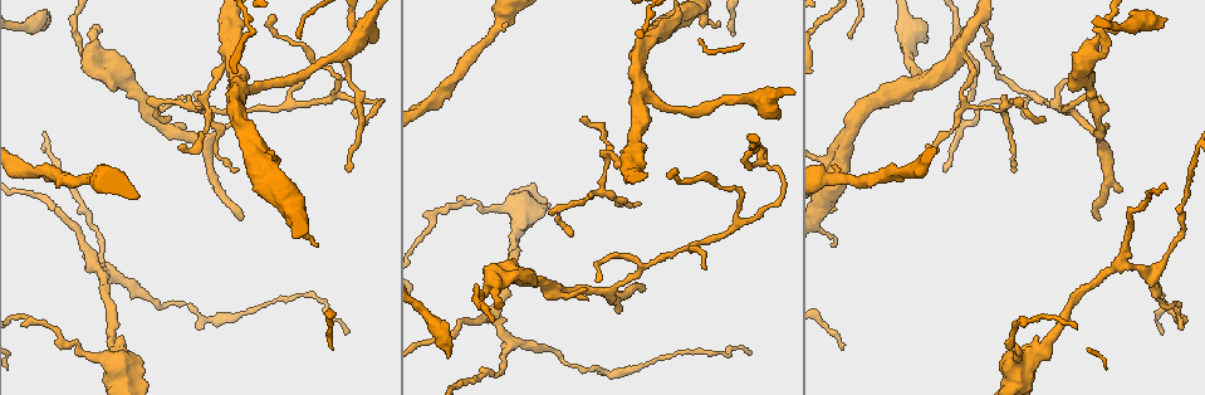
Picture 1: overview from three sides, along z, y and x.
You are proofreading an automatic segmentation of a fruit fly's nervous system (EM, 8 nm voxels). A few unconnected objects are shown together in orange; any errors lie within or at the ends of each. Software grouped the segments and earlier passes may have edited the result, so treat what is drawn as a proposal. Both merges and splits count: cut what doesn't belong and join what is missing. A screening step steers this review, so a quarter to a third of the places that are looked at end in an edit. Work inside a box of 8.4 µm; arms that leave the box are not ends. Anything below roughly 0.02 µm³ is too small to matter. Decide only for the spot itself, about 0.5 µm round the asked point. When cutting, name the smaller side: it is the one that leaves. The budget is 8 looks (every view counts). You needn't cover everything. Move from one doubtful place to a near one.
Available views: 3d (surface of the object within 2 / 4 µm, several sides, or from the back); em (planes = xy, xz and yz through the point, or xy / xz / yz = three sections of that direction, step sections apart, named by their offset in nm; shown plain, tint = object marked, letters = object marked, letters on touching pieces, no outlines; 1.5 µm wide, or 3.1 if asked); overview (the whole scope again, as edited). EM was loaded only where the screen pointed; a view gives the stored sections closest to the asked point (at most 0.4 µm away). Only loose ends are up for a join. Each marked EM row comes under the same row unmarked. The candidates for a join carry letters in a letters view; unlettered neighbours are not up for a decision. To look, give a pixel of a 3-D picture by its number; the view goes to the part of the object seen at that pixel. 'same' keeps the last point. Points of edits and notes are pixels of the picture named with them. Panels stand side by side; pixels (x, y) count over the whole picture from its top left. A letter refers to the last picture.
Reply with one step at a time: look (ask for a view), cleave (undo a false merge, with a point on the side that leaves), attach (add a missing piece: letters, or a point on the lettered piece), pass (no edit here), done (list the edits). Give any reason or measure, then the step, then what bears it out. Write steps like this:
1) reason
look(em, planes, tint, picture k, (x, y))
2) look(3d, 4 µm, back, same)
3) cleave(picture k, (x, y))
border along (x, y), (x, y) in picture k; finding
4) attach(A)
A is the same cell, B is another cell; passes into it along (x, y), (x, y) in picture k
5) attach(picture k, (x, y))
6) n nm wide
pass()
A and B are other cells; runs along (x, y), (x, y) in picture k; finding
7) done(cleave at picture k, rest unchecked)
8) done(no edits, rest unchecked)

tapers out
look(3d, 2 µm, picture 1, (1010, 170))

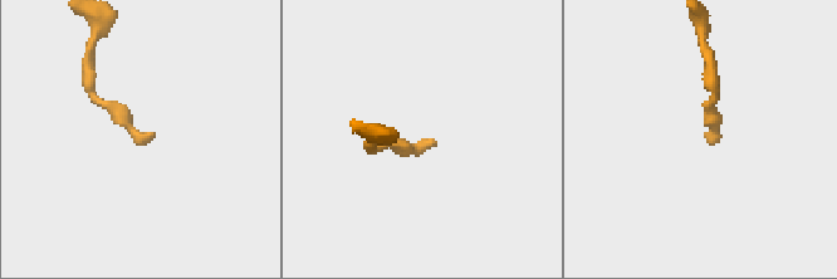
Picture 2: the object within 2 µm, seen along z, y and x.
look(em, planes, letters, picture 2, (432, 141))

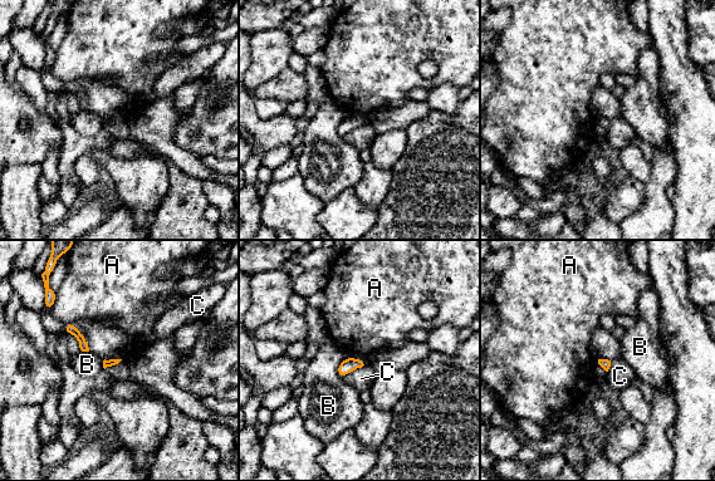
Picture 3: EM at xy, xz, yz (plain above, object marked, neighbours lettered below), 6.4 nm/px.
pass()
A, B and C are other cells; border along (363, 364), (352, 369), (343, 378) in picture 3; none of them fits

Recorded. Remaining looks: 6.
sudden change in width
look(3d, 4 µm, picture 1, (829, 181))

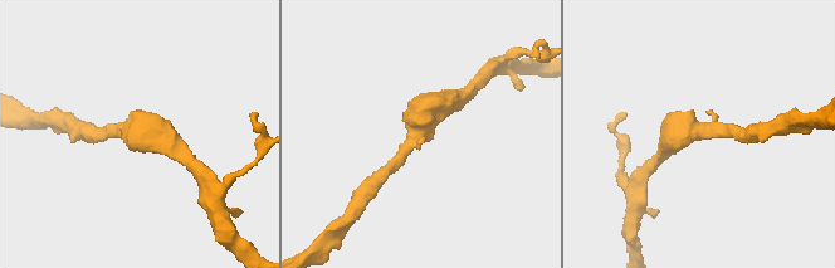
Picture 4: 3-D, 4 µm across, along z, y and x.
look(em, planes, letters, picture 4, (131, 133))

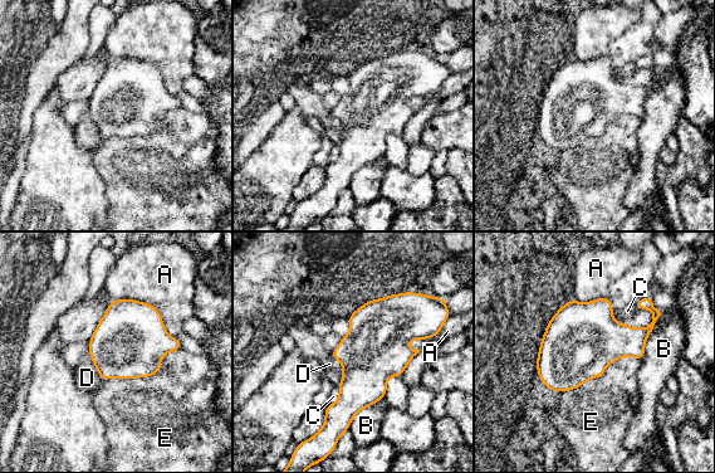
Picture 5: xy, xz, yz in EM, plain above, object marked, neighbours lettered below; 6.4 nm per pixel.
pass()
A, B, C, D and E are other cells; border along (88, 355), (102, 379) in picture 5; one neuron here

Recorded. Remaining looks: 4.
branch stops here
look(em, planes, letters, picture 1, (705, 269))

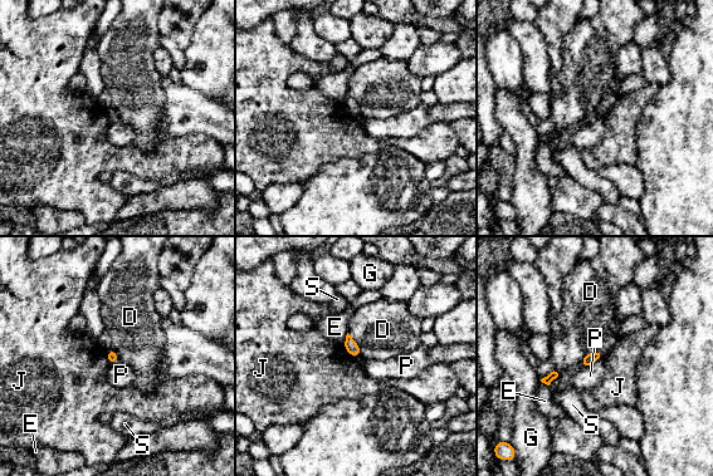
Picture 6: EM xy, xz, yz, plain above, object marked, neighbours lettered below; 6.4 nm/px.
70 nm wide
pass()
D, E, G, J, P and S are other cells; border along (600, 353), (589, 353), (582, 363) in picture 6; no lettered piece goes on from it

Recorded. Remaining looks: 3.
done(no edits, rest unchecked)

